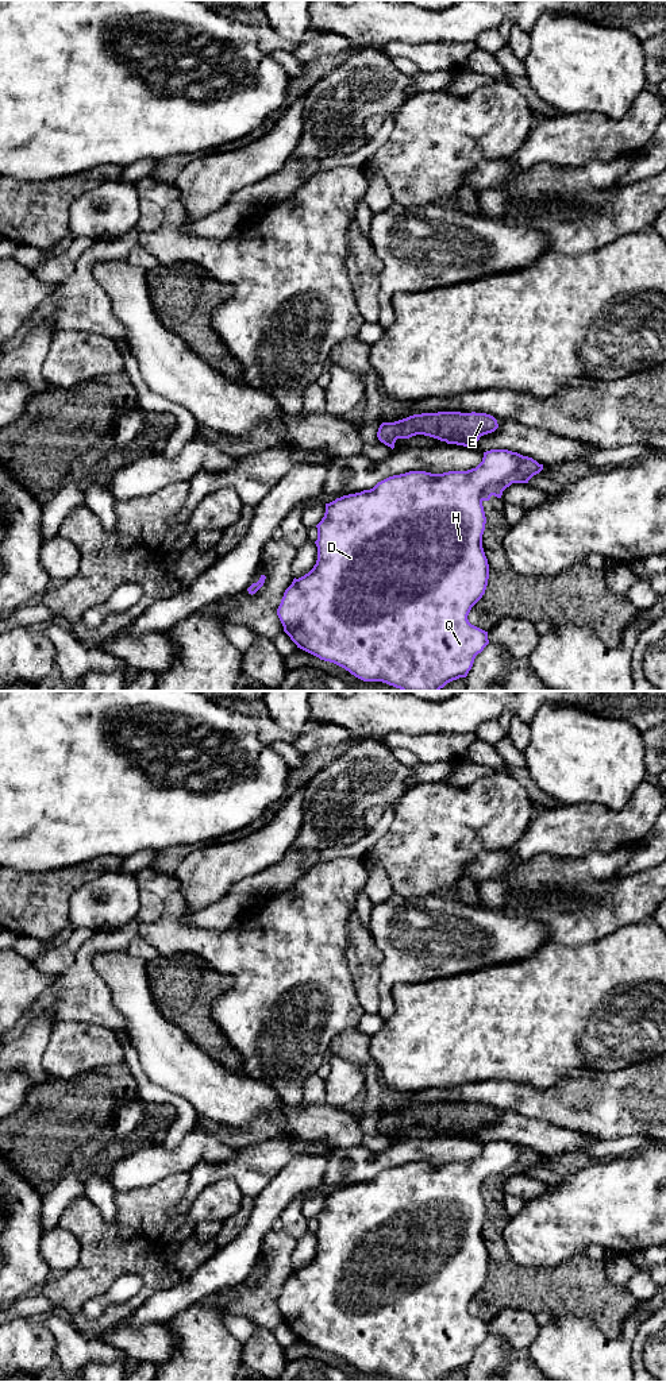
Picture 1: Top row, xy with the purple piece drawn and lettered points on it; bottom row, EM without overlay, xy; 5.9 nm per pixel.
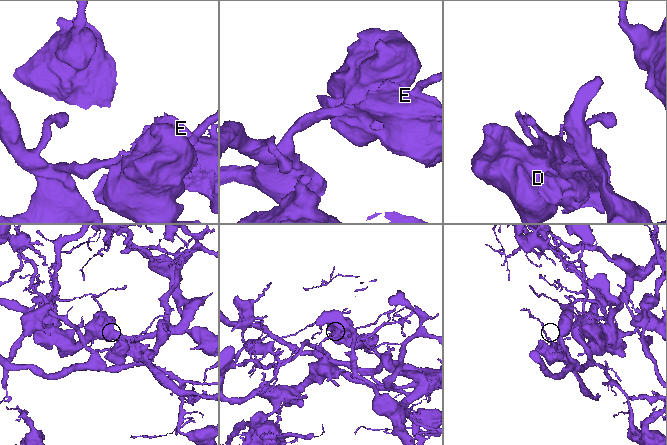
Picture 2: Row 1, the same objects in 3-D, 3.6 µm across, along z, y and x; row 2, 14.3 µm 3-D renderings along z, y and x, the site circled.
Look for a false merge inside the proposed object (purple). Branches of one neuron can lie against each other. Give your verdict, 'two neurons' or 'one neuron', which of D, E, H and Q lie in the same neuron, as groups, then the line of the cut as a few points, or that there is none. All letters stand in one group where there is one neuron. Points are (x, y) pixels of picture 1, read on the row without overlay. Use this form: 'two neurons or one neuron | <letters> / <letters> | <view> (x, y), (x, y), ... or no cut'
two neurons | D H Q / E | xy (522, 1146), (519, 1157), (507, 1169), (482, 1182), (481, 1192)

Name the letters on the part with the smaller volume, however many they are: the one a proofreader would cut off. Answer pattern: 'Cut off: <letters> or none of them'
Cut off: E

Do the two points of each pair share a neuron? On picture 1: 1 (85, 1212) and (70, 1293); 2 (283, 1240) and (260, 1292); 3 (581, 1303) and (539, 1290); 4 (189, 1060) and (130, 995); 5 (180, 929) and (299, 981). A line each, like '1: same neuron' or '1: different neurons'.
1: same neuron
2: same neuron
3: same neuron
4: same neuron
5: same neuron

